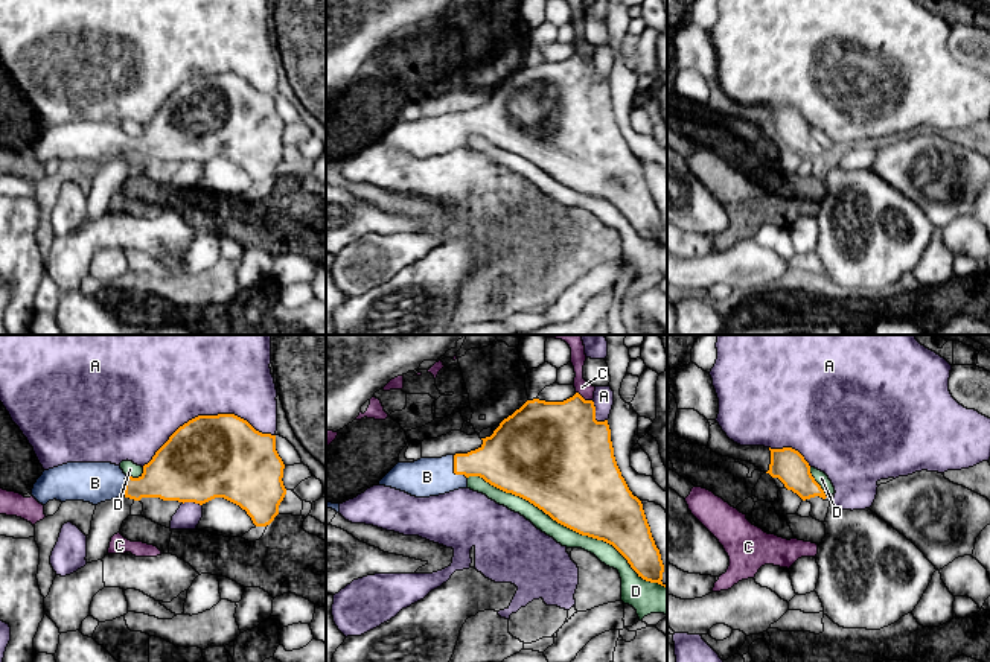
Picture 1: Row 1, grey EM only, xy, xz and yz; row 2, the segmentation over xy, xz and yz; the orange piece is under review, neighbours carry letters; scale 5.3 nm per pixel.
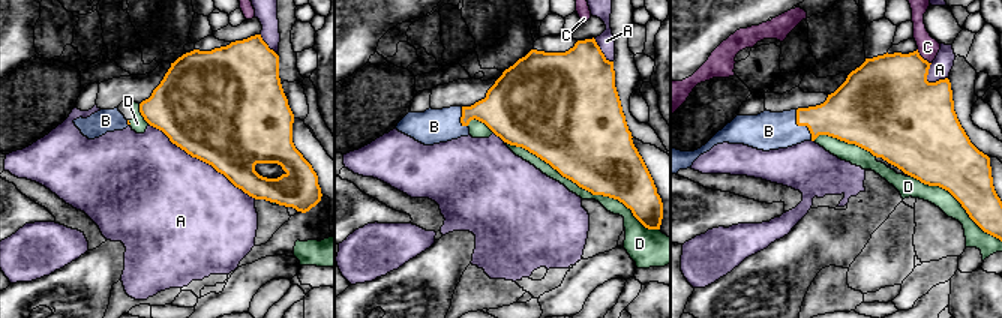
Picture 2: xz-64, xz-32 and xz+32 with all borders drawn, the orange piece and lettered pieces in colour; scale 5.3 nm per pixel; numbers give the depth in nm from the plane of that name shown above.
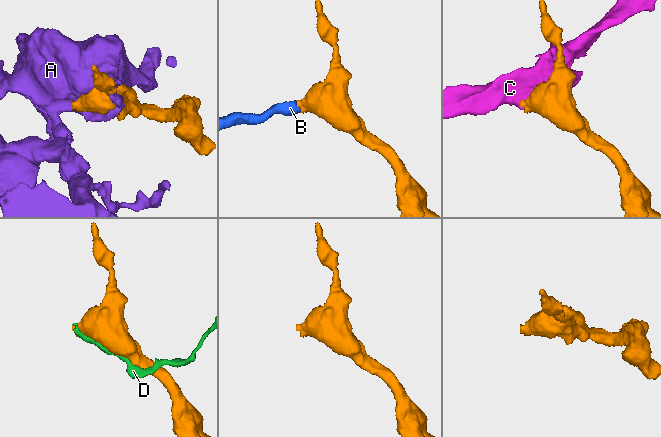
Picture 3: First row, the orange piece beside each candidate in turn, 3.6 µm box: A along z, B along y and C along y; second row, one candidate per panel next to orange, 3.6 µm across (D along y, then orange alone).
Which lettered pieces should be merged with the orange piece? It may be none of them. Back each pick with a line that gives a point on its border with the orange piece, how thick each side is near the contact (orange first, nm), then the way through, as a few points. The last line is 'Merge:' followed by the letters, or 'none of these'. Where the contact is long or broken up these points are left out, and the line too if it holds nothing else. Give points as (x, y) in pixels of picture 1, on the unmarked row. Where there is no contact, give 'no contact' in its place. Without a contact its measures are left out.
B: xz (454, 130) | 260/200 nm | across xz (500, 120), (463, 124), (454, 130), (427, 136)
Merge: B

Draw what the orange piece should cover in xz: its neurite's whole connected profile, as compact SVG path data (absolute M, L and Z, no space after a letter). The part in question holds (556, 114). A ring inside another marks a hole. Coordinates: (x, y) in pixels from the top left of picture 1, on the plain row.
M579 52L564 61L527 59L519 68L504 78L490 96L481 99L483 103L468 113L398 122L379 140L379 145L391 146L416 157L430 157L466 148L469 135L480 135L490 145L529 160L557 183L582 195L612 204L628 219L638 236L667 247L661 240L664 224L652 196L643 163L632 154L621 135L614 116L608 79L596 79L592 59L585 59Z

